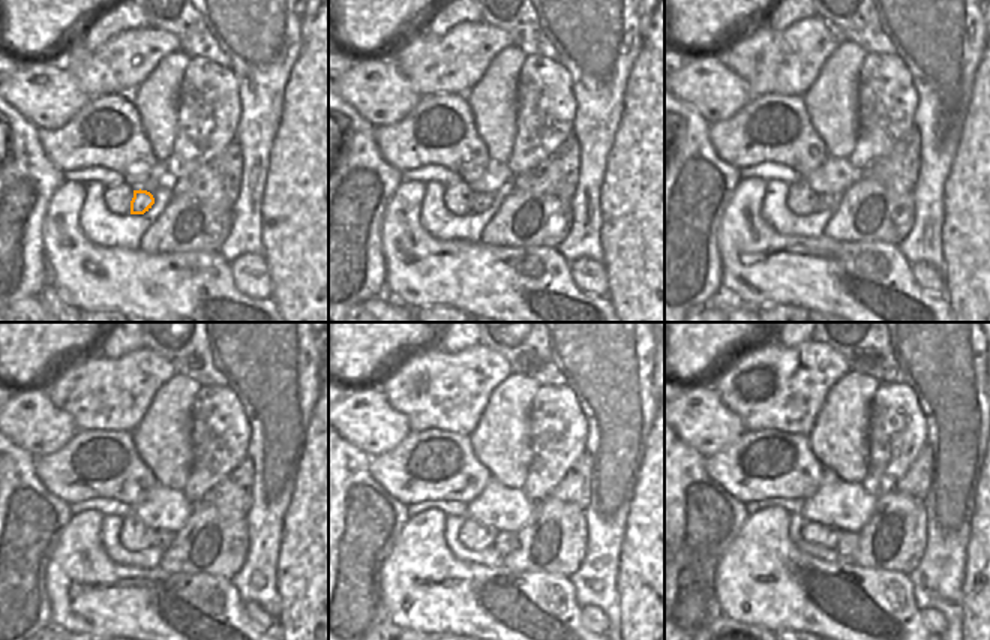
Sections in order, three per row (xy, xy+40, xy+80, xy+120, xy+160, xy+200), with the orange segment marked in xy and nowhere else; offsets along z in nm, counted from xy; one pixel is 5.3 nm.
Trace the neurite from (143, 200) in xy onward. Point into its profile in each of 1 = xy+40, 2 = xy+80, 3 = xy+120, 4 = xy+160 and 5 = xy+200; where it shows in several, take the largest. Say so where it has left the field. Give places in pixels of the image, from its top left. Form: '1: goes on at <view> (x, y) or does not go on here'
1: goes on at xy+40 (480, 201)
2: goes on at xy+80 (822, 201)
3: goes on at xy+120 (164, 538)
4: goes on at xy+160 (504, 543)
5: goes on at xy+200 (846, 546)

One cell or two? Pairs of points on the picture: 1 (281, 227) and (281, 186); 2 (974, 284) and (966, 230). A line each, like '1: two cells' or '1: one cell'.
1: one cell
2: one cell

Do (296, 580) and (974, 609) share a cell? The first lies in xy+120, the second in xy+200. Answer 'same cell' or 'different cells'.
same cell

